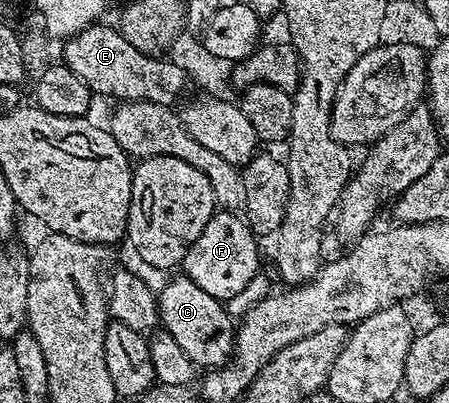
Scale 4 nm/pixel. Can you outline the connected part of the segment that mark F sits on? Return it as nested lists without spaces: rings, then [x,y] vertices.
[[[218,211],[200,231],[200,239],[188,247],[180,266],[181,272],[196,287],[208,291],[218,301],[229,303],[237,293],[242,293],[258,273],[259,238],[237,212]]]

